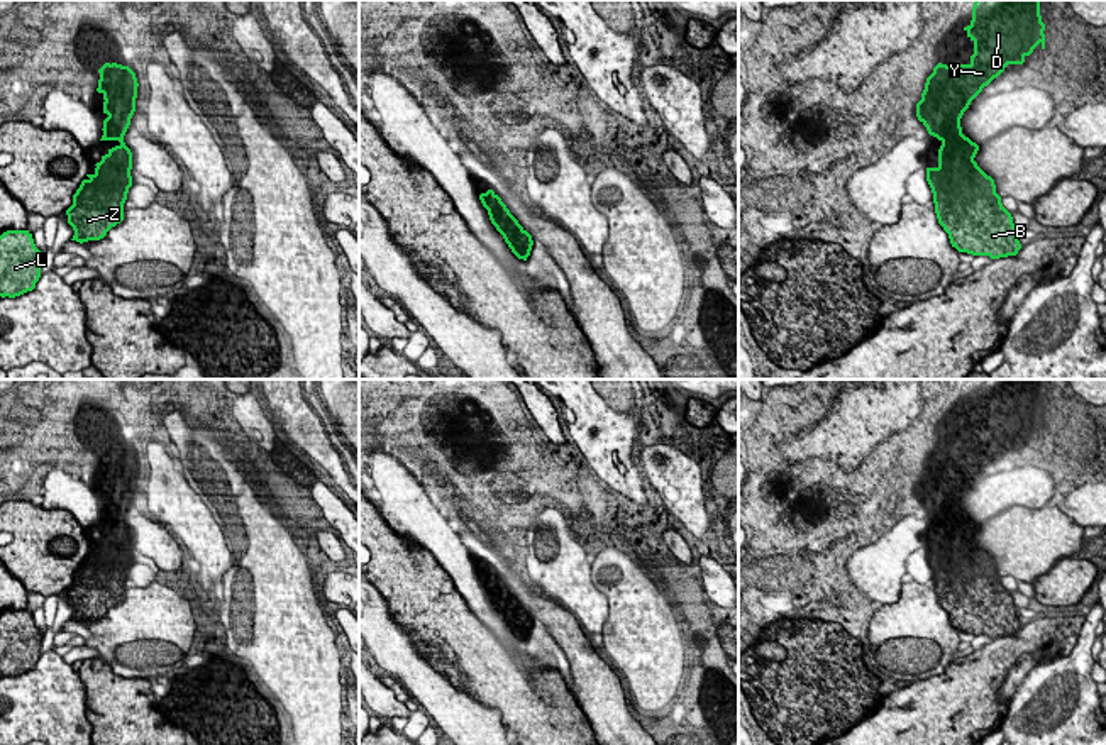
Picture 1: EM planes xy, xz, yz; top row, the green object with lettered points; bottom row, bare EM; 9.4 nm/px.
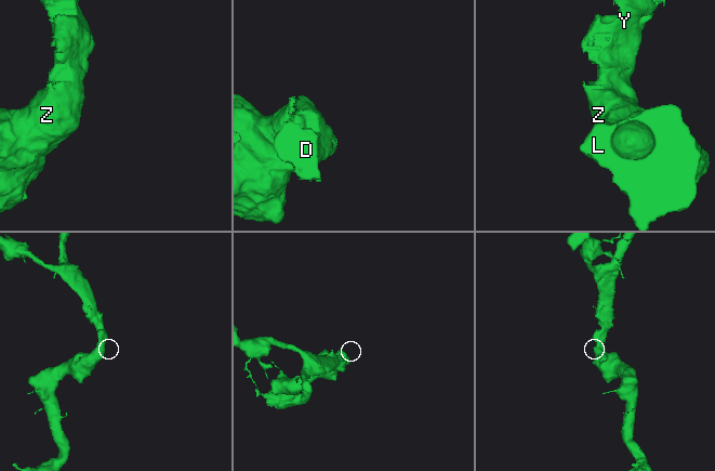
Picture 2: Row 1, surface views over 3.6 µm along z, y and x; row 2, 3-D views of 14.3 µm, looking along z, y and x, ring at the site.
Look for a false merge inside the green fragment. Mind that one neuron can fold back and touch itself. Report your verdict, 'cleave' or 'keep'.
keep

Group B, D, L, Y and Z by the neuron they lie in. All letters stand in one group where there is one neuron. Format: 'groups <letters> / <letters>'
groups B D L Y Z

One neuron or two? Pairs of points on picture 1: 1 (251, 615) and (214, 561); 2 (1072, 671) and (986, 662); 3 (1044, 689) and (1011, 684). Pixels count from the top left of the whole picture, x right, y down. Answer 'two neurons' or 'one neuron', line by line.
1: two neurons
2: two neurons
3: two neurons

